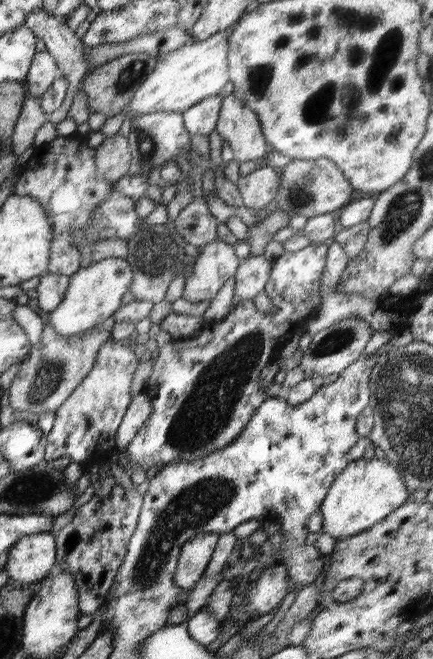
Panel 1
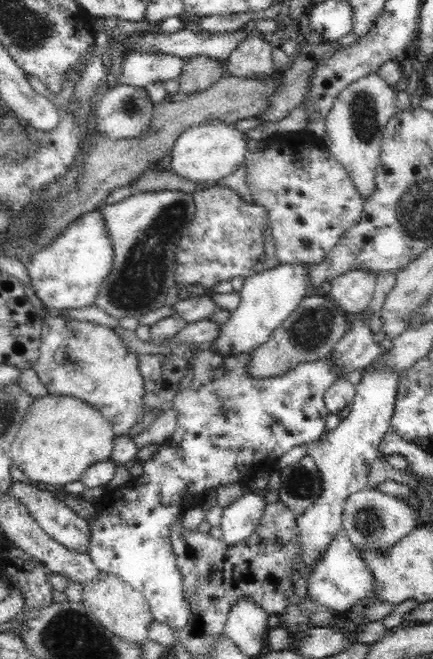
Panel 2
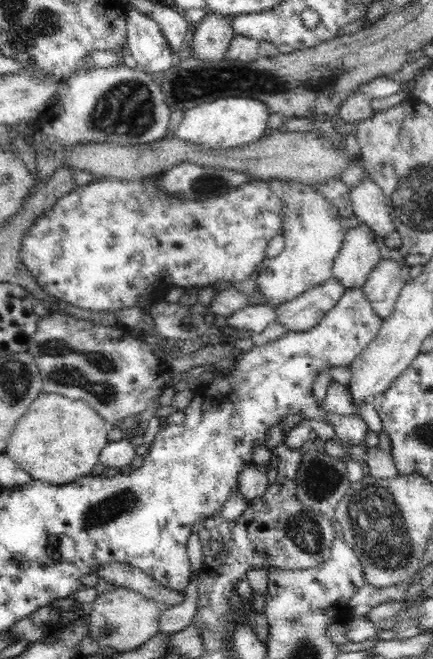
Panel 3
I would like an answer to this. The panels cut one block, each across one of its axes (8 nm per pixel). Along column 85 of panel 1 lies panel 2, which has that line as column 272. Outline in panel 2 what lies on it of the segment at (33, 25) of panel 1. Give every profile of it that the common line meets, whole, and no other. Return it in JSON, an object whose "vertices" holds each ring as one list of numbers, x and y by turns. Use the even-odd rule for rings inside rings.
{"vertices":[[246,38,223,62,225,74,248,78,270,78,281,74,272,58,273,45,266,38]]}

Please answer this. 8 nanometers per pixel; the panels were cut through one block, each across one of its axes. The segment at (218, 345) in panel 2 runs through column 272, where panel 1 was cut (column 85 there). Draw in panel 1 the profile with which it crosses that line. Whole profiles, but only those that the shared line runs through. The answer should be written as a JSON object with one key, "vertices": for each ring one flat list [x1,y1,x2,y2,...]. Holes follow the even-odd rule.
{"vertices":[[106,258,79,269,69,278,68,290,60,305,50,313,49,323,58,334,83,334,111,318,122,307,122,296,130,290,133,273,130,264,122,258]]}

